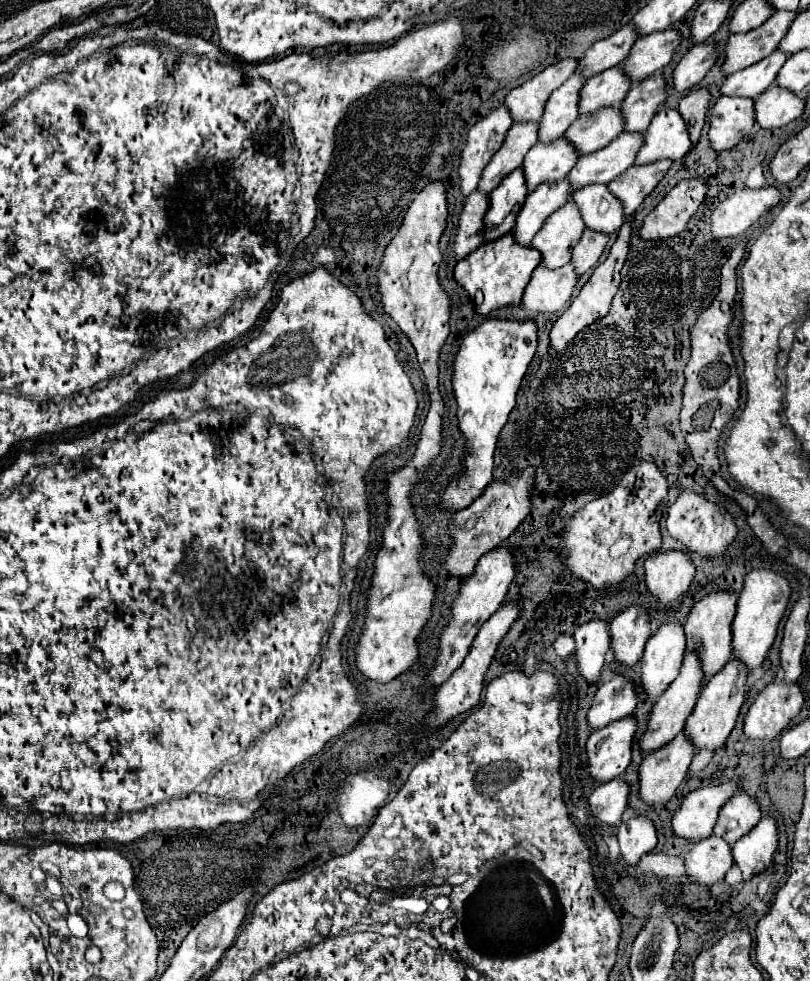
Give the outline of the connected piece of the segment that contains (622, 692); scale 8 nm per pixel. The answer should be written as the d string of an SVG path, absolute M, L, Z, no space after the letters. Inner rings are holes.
M614 675L610 681L602 683L596 689L594 703L586 713L588 727L598 731L606 727L608 723L624 719L634 711L636 703L638 699L636 699L632 681L622 675Z

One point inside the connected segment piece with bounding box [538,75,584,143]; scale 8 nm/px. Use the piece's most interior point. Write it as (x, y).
(561, 109)

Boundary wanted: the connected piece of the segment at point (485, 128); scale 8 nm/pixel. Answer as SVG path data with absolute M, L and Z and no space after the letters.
M500 105L496 111L482 117L466 137L466 147L460 153L460 191L464 197L468 197L482 175L482 169L488 165L488 159L500 149L504 143L504 137L512 125L512 119L508 115L506 105Z

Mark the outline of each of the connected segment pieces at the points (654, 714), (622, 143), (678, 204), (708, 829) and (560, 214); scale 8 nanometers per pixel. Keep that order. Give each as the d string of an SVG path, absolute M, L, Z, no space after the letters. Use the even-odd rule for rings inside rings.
M686 653L684 655L684 661L682 661L682 667L680 667L680 673L678 677L670 683L670 687L660 695L660 699L654 703L652 711L650 711L650 717L648 717L648 727L646 731L640 735L638 739L638 745L640 745L640 751L646 755L646 753L652 753L654 749L660 749L664 747L666 743L670 743L682 729L684 729L684 723L688 719L688 715L692 713L694 705L696 705L696 699L698 699L698 693L702 689L702 679L704 679L704 673L700 669L700 661L696 657L696 653Z
M620 133L606 149L580 157L574 169L566 175L572 191L594 183L608 185L616 175L632 167L640 143L642 133Z
M700 179L680 181L642 221L638 237L644 241L668 239L684 231L688 219L704 201L706 185Z
M732 779L716 787L702 787L696 791L690 791L680 809L672 817L672 831L676 837L688 839L688 841L700 841L712 835L712 829L716 825L716 817L720 807L740 791L740 781Z
M568 201L564 207L560 207L546 219L542 229L530 241L530 247L540 251L542 255L540 265L548 269L558 269L570 263L572 247L576 245L582 233L584 233L584 221L576 205Z

